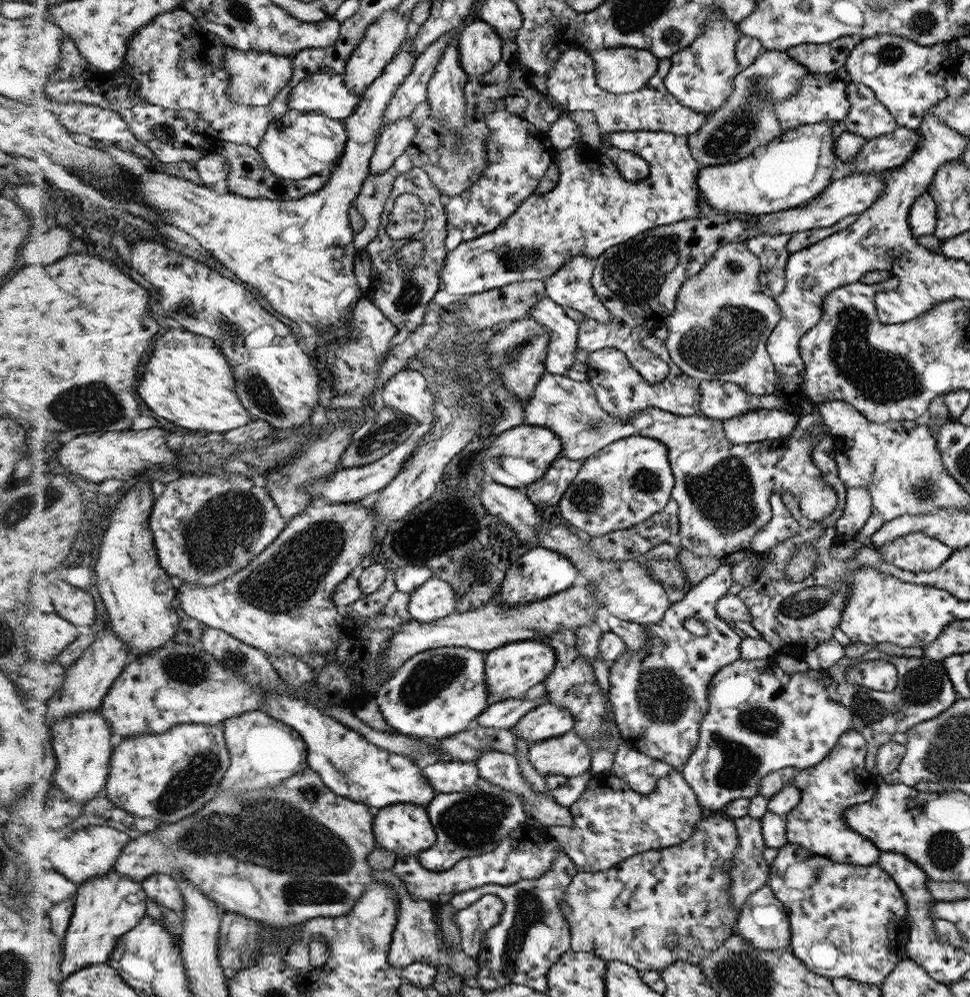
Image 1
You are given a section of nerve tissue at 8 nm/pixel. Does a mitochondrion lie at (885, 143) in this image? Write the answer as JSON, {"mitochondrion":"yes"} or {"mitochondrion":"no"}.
{"mitochondrion":"no"}

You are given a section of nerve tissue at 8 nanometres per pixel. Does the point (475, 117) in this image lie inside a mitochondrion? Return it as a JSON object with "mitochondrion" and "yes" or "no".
{"mitochondrion":"no"}

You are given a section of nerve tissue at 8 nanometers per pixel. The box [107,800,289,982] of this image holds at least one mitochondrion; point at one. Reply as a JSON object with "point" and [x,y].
{"point":[196,836]}

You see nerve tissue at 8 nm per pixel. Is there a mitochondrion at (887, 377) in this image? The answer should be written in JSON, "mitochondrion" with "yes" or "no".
{"mitochondrion":"yes"}

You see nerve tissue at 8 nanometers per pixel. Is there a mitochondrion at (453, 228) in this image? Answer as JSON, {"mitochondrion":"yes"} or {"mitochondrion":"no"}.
{"mitochondrion":"no"}

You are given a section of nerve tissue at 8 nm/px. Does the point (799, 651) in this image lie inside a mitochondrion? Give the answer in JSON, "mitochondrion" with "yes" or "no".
{"mitochondrion":"no"}

